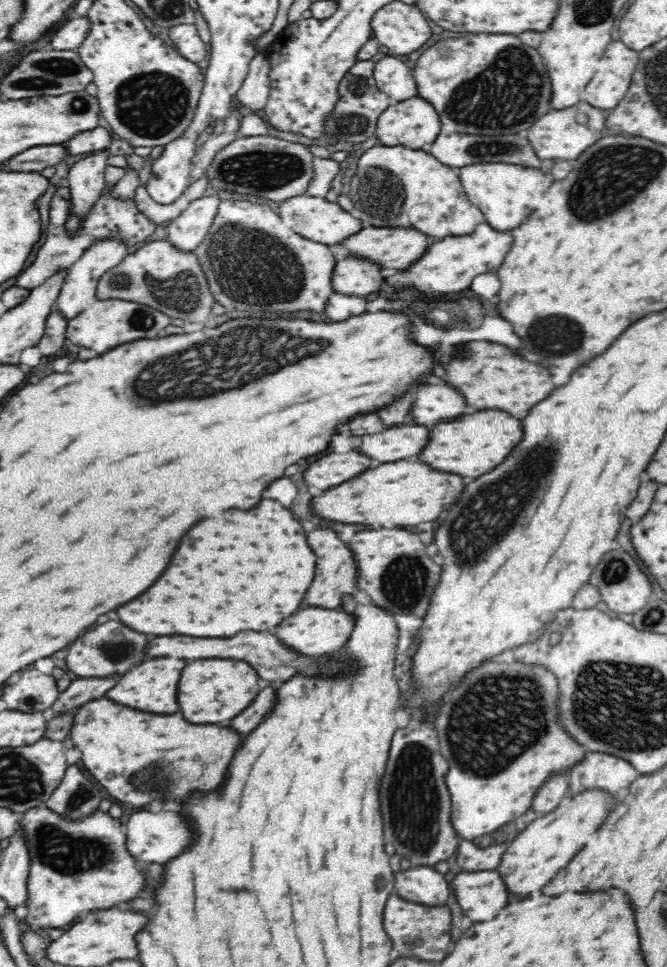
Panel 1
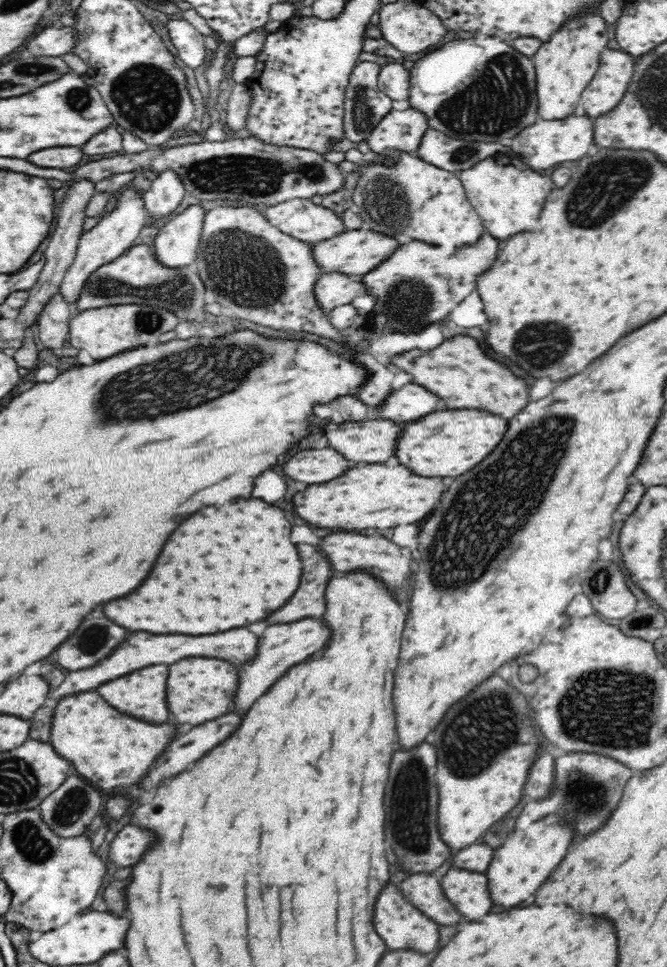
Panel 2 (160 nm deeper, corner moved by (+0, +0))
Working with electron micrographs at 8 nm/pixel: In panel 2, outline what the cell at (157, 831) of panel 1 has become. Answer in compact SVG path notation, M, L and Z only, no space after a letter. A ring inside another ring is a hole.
M130 822L117 832L109 843L106 862L130 867L136 860L140 860L140 856L146 852L152 840L154 840L152 832L146 832Z

